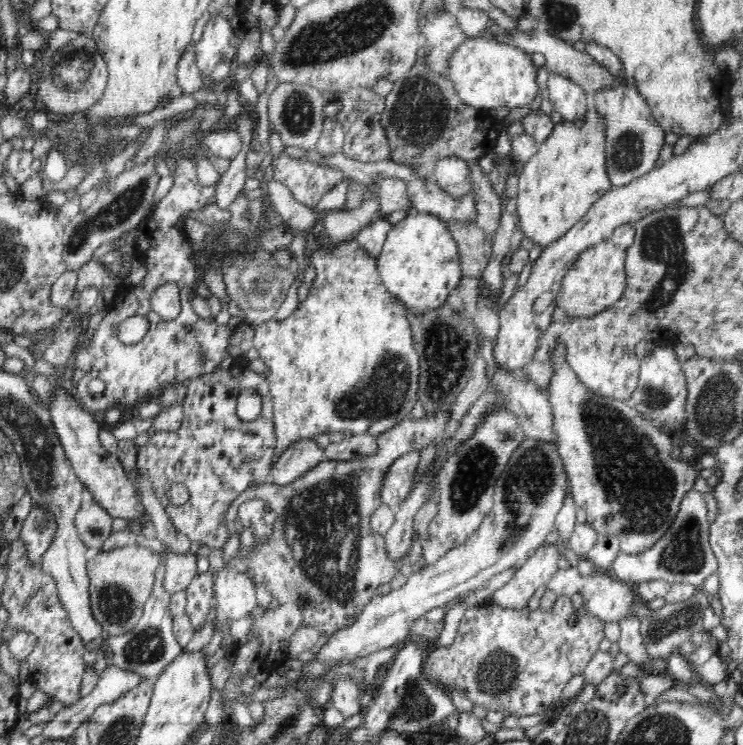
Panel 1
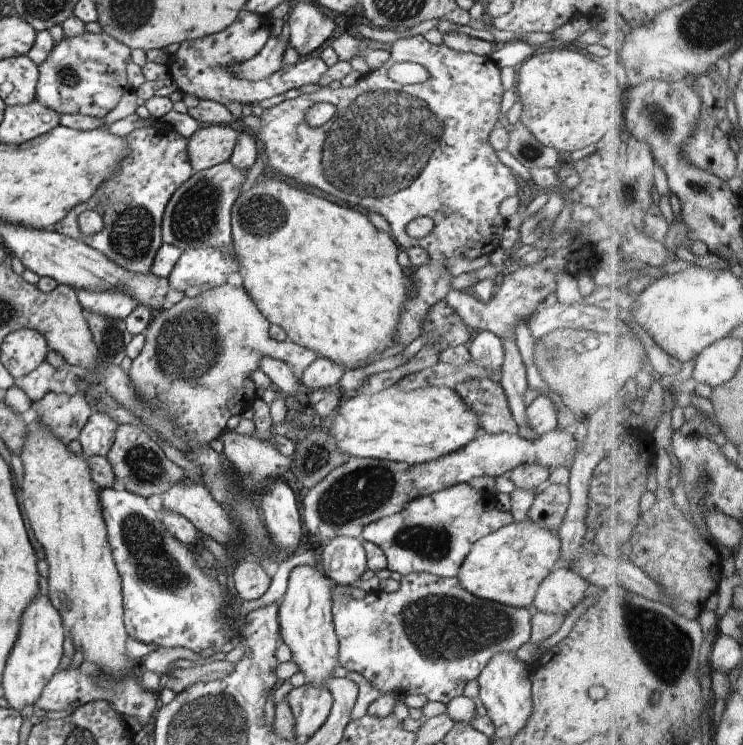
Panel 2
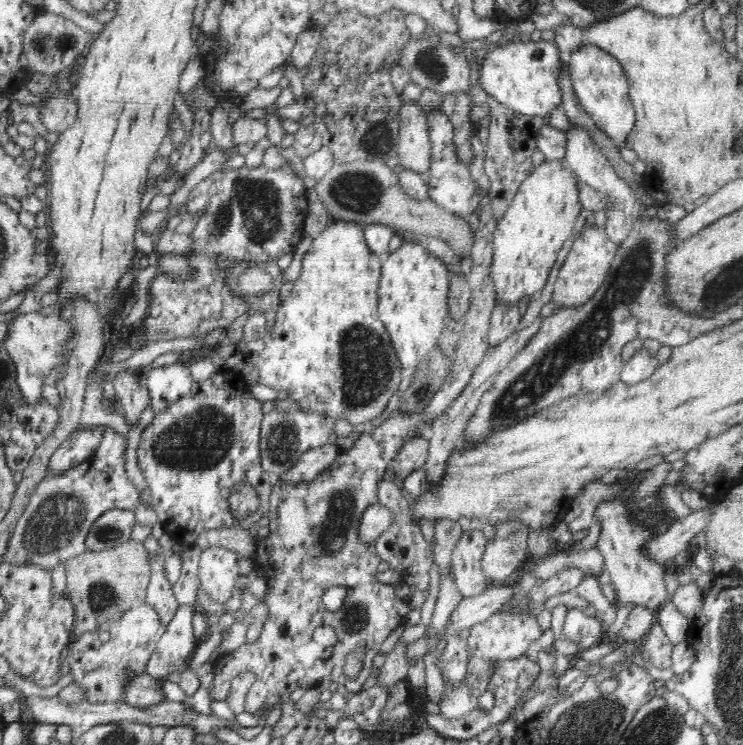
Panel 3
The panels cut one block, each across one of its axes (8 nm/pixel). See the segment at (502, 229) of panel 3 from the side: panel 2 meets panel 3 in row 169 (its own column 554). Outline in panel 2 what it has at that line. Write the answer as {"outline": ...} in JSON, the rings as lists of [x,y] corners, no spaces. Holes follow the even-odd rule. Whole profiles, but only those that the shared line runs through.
{"outline":[[[532,520],[512,521],[477,540],[462,561],[457,578],[464,590],[505,606],[532,608],[538,586],[562,563],[560,536]]]}

